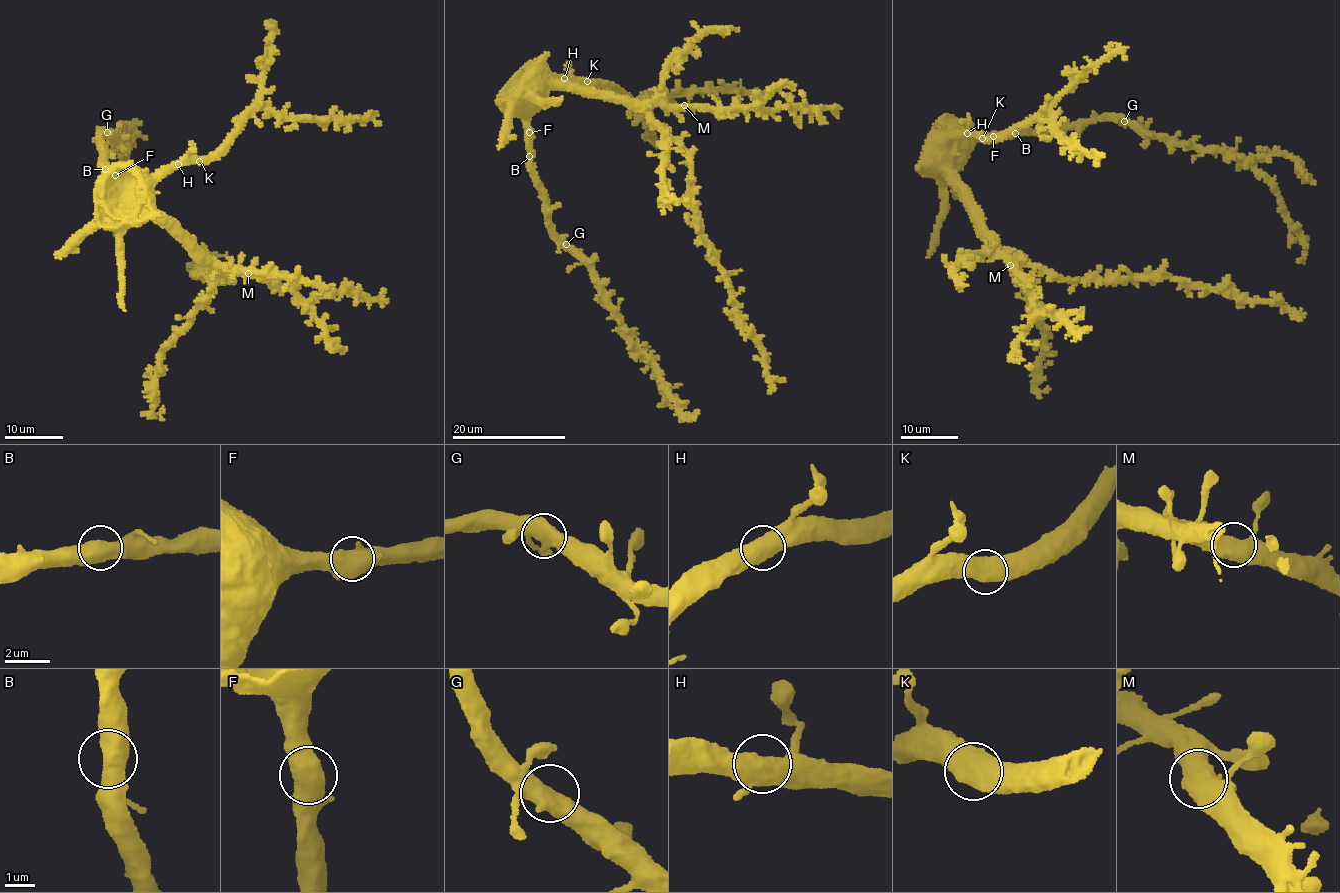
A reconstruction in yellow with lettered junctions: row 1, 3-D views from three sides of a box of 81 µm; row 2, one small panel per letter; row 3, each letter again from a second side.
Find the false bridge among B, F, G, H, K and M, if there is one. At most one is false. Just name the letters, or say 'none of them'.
none of them

